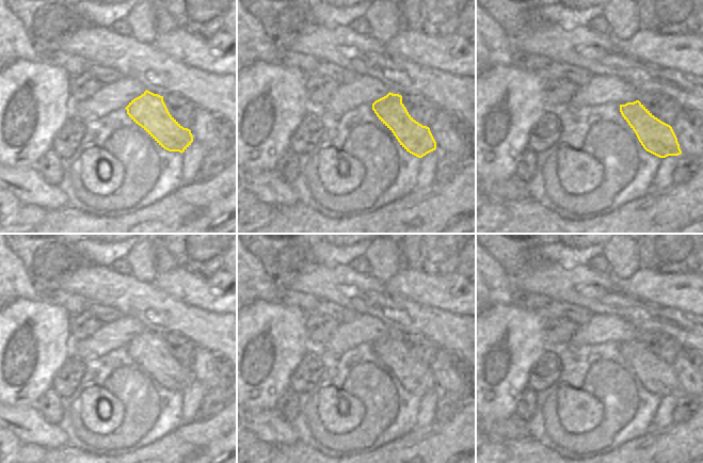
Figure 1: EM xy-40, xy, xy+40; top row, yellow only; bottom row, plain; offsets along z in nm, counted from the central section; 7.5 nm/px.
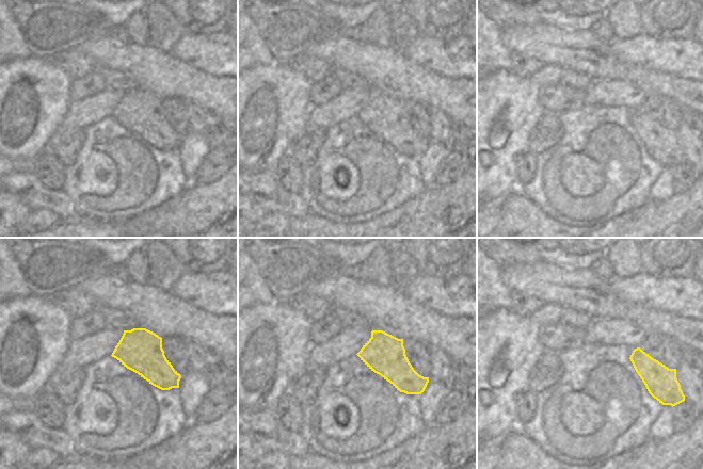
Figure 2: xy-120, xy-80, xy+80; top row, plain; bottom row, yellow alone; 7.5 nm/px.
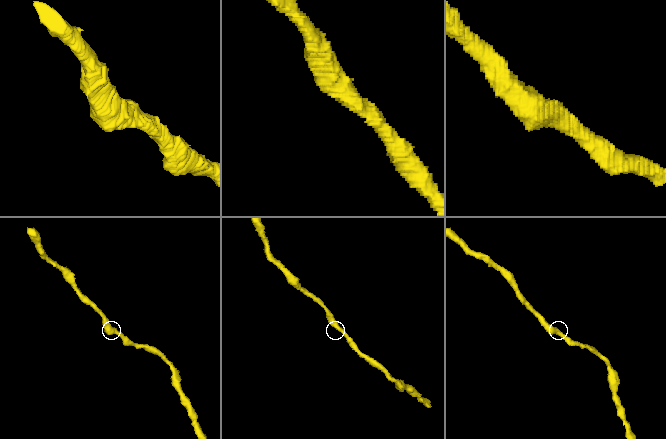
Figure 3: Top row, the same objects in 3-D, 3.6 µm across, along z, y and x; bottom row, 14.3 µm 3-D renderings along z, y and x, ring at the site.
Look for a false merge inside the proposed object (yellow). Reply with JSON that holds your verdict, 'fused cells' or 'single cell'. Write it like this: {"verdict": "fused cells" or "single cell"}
{"verdict": "single cell"}

